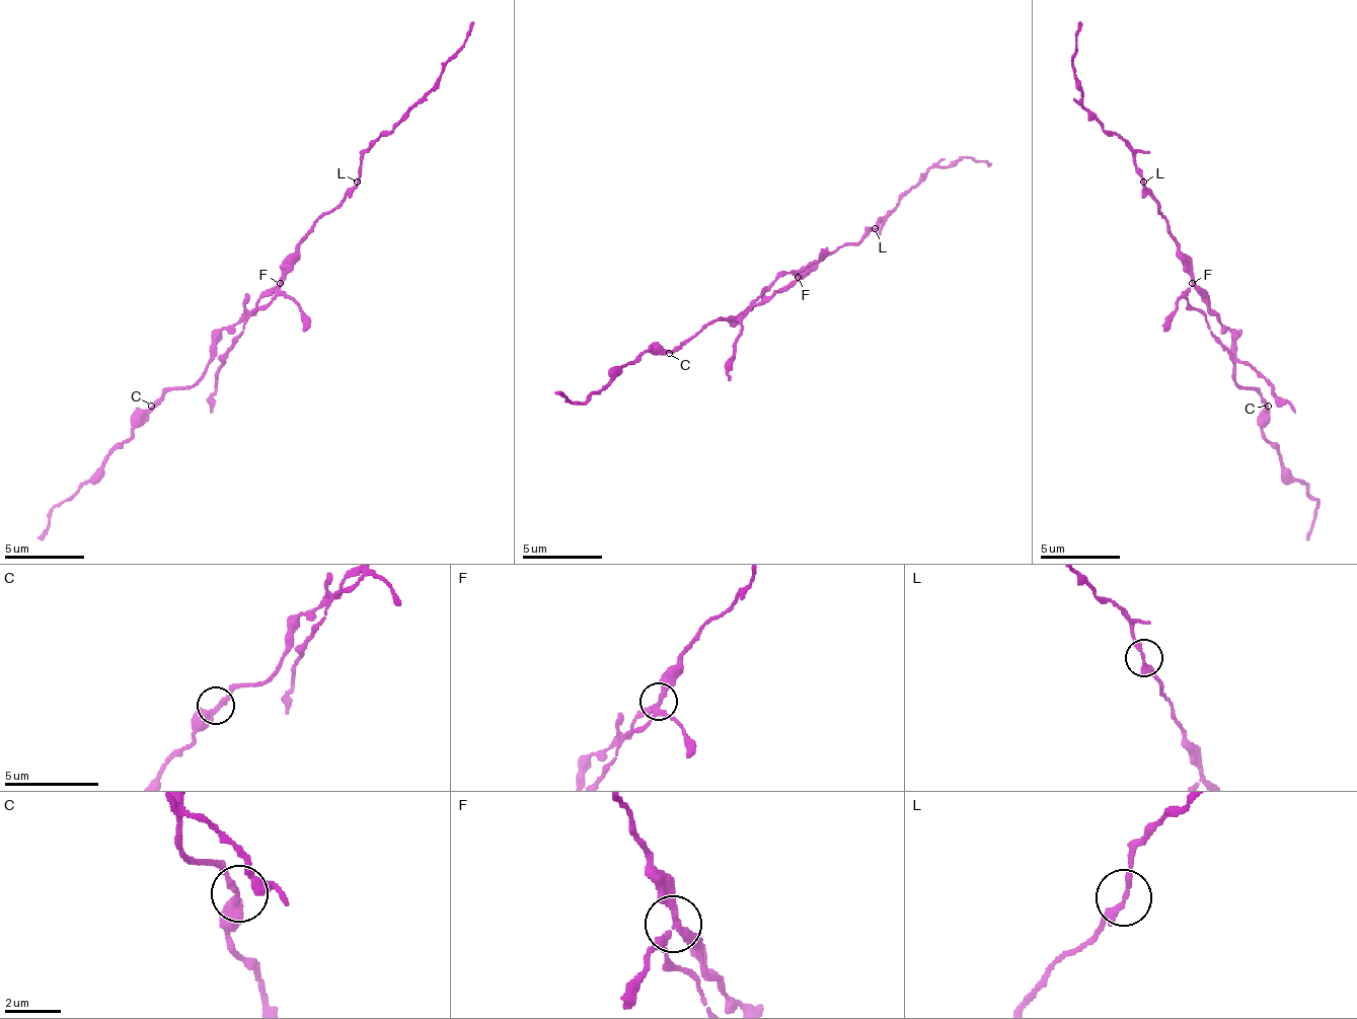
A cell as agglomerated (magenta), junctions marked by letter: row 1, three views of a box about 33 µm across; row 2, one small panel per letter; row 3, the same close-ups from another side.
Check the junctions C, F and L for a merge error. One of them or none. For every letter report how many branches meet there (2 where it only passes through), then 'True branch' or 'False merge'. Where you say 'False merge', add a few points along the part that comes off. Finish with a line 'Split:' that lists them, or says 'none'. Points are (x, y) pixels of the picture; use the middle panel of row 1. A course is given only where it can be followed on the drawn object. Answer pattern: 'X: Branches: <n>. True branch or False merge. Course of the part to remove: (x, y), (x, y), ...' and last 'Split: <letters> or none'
C: Branches: 2. True branch
F: Branches: 4. False merge. Course of the part to remove: (797, 278), (784, 274), (741, 317), (729, 381)
L: Branches: 2. True branch
Split: F

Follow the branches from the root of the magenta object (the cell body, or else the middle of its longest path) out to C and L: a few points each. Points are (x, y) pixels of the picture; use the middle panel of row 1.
C: (788, 285), (752, 305), (741, 317), (717, 317), (669, 353)
L: (788, 285), (828, 253), (836, 253), (844, 245), (855, 245), (876, 229)

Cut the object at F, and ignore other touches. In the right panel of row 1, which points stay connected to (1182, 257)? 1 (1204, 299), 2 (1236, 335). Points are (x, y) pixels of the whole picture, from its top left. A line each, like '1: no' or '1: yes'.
1: yes
2: yes

